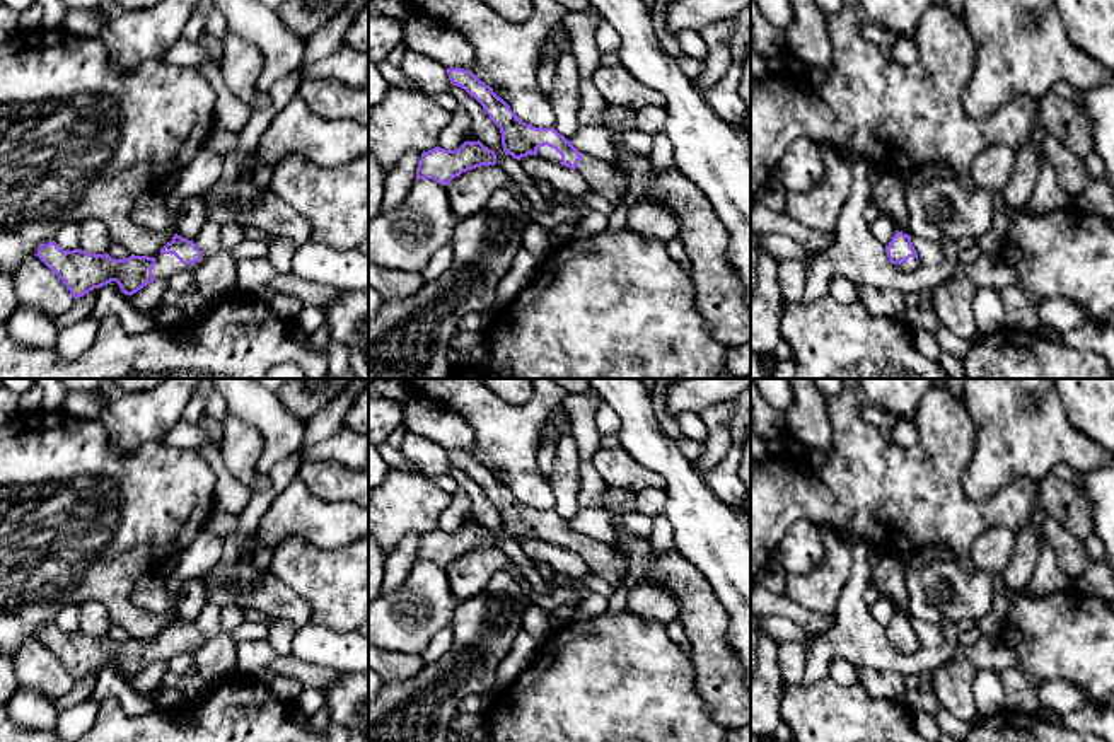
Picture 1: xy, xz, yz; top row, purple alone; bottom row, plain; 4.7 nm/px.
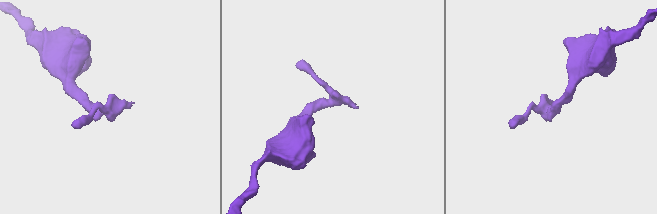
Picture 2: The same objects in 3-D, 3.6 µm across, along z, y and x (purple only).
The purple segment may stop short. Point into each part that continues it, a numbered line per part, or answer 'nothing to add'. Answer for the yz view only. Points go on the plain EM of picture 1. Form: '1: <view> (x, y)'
1: yz (913, 645)

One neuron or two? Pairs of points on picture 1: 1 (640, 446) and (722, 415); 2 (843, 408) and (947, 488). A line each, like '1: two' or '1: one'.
1: two
2: one

